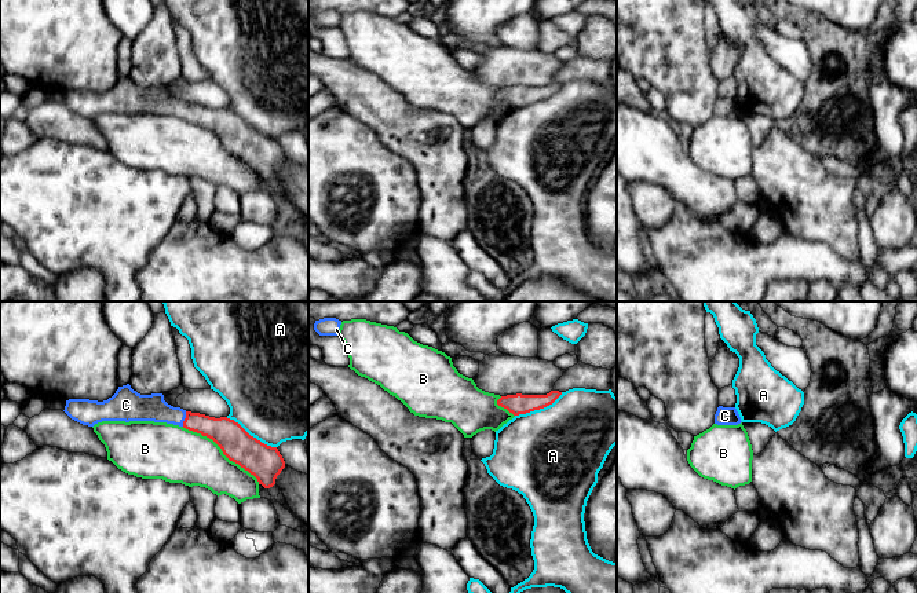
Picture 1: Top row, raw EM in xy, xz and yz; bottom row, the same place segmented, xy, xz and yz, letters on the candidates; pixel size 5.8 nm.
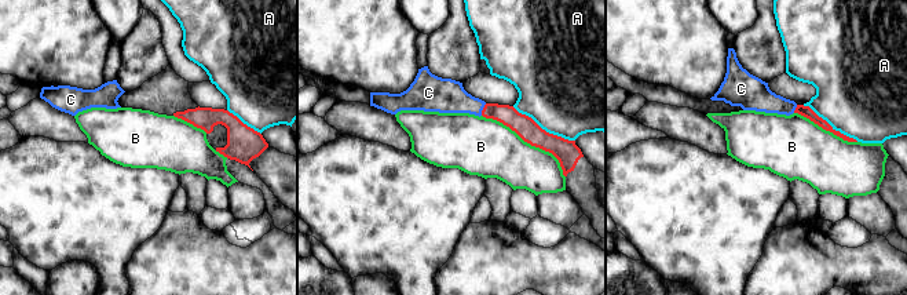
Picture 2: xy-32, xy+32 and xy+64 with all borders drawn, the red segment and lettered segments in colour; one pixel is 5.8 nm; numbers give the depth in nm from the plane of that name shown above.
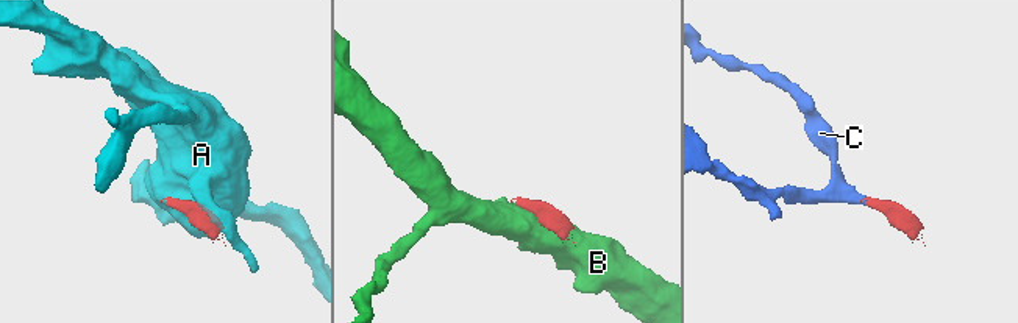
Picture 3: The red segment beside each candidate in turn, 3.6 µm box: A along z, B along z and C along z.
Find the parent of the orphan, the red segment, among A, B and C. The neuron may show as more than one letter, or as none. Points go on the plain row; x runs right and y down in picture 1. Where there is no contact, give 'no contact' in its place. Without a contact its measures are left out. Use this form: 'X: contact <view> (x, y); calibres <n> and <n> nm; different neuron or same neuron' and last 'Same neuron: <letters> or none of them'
A: contact xy (249, 127); calibres 200 and 480 nm; different neuron
B: contact xy (222, 142); calibres 200 and 320 nm; different neuron
C: contact xy (185, 110); calibres 170 and 160 nm; same neuron
Same neuron: C

